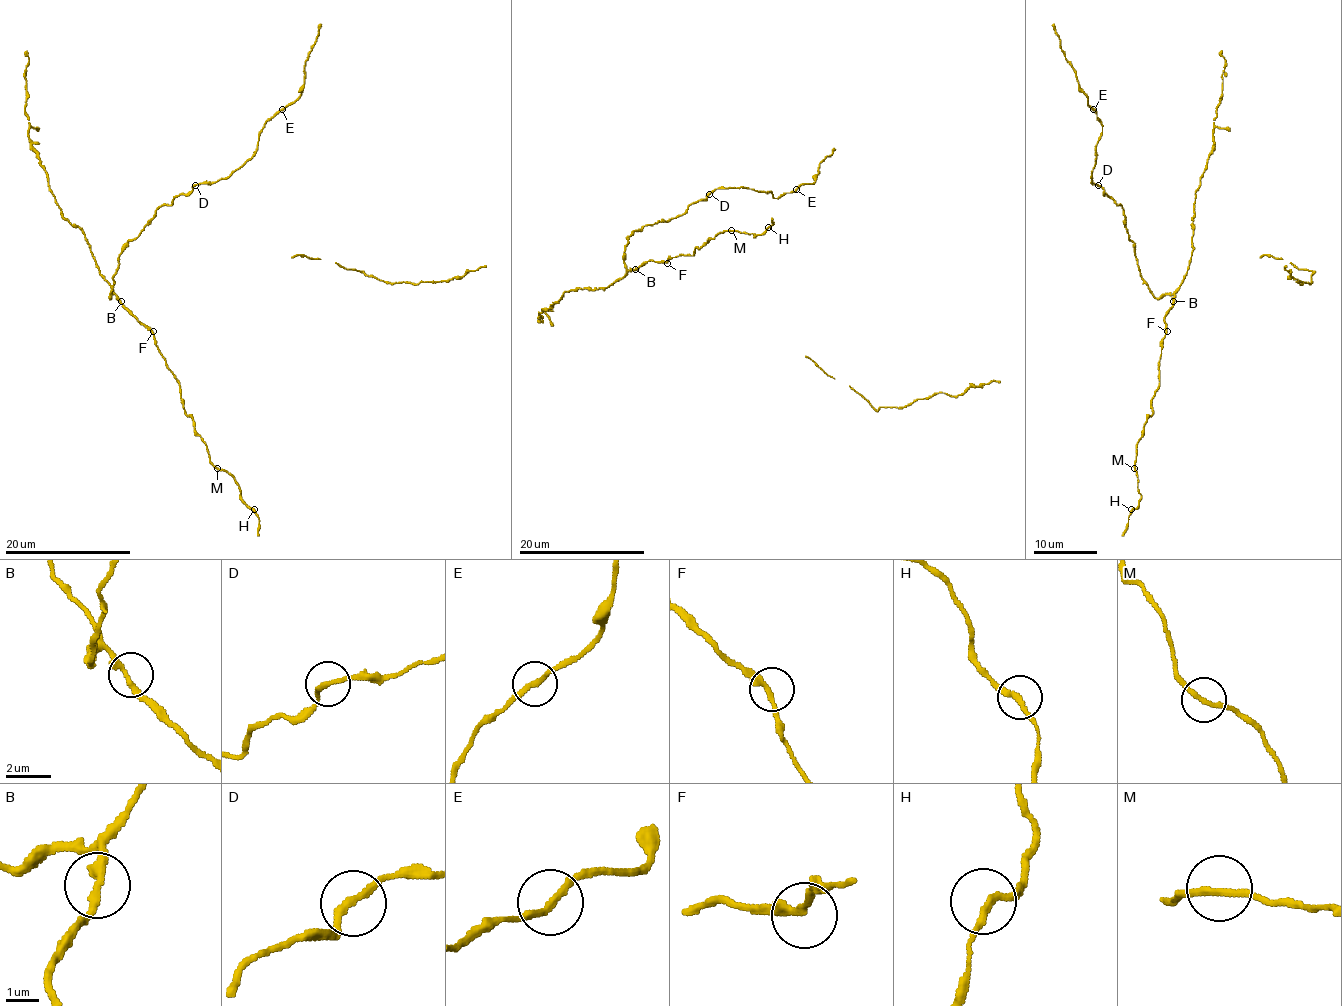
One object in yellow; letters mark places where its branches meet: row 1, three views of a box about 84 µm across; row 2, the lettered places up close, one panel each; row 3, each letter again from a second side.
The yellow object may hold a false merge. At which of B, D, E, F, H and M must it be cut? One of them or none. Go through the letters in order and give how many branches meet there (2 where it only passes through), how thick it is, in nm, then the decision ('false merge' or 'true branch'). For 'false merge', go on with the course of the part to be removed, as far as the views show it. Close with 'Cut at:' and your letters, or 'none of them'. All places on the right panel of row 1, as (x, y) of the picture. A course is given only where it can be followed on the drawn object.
B: 2 | 240 nm | true branch
D: 2 | 200 nm | true branch
E: 2 | 220 nm | true branch
F: 2 | 240 nm | true branch
H: 2 | 220 nm | true branch
M: 2 | 200 nm | true branch
Cut at: none of them

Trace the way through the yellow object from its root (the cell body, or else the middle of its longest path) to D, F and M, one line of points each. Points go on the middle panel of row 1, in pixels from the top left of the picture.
D: (634, 269), (628, 269), (624, 263), (624, 247), (632, 231), (681, 216), (692, 203), (705, 200), (709, 194)
F: (634, 269), (651, 260), (667, 263)
M: (634, 269), (651, 260), (665, 261), (678, 255), (692, 255), (697, 247), (700, 249), (717, 233), (731, 230)

